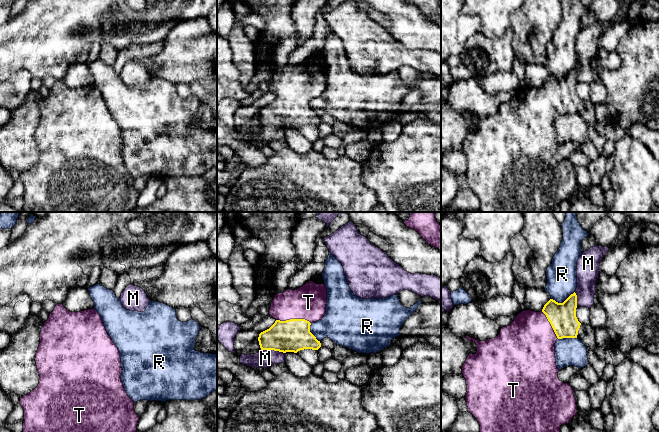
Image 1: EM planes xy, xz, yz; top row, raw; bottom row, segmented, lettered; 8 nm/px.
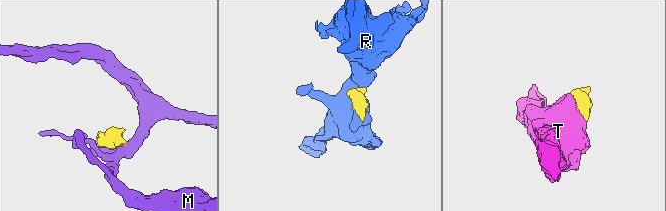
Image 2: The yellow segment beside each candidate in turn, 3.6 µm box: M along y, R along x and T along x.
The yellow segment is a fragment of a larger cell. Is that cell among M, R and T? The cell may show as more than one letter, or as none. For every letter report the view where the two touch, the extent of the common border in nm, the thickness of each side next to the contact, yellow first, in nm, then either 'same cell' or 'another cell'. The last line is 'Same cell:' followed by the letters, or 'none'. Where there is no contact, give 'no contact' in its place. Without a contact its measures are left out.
M: meets yellow in xz; contact 190 nm long; 260 nm thick on the yellow side, 140 nm on the other; another cell
R: meets yellow in yz; contact 200 nm long; 220 nm thick on the yellow side, 240 nm on the other; another cell
T: meets yellow in xz; contact 280 nm long; 260 nm thick on the yellow side, 280 nm on the other; same cell
Same cell: T

